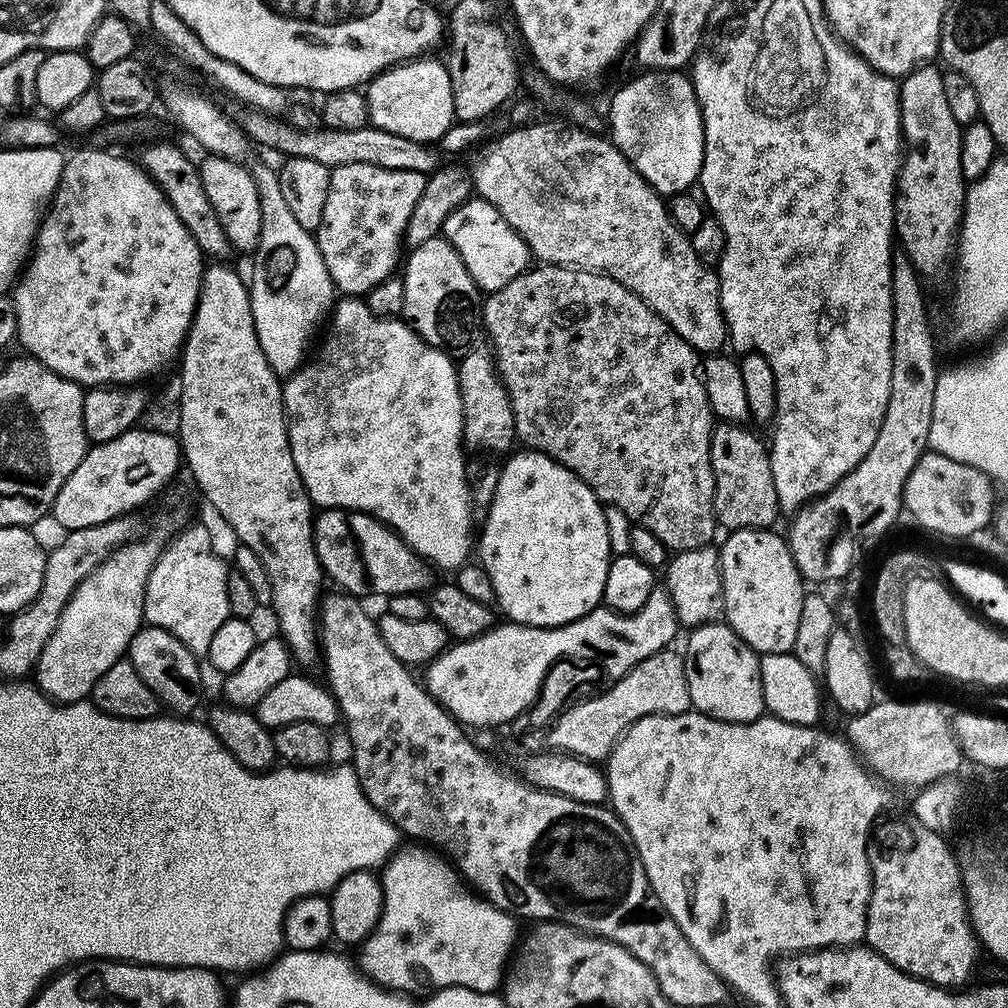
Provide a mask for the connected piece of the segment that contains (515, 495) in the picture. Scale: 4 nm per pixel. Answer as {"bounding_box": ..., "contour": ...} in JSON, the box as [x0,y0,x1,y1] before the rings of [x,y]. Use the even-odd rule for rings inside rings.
{"bounding_box":[478,450,614,628],"contour":[[[520,450],[507,457],[508,461],[503,461],[500,477],[498,478],[497,489],[491,504],[486,509],[488,517],[484,520],[484,529],[478,532],[478,552],[480,548],[479,563],[483,565],[490,582],[493,584],[493,594],[495,603],[500,603],[500,608],[505,612],[507,619],[514,624],[529,624],[531,628],[557,628],[563,624],[574,622],[582,618],[587,612],[601,607],[604,598],[604,587],[606,586],[606,570],[608,561],[614,555],[612,540],[608,537],[608,520],[604,517],[605,505],[600,503],[600,499],[586,486],[586,482],[578,479],[566,466],[562,466],[554,458],[550,458],[544,452],[534,452],[531,450]]]}

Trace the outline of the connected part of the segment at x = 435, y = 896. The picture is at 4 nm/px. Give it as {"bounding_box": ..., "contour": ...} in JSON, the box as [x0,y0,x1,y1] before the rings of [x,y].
{"bounding_box":[359,846,518,994],"contour":[[[428,846],[412,847],[416,848],[401,847],[382,869],[384,905],[378,926],[359,945],[360,971],[373,984],[397,994],[412,994],[408,992],[420,992],[423,988],[469,988],[495,993],[518,944],[517,921],[473,891],[439,851]]]}

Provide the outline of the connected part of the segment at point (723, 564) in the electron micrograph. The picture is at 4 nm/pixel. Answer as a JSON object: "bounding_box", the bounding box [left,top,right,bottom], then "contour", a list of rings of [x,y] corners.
{"bounding_box":[718,528,806,654],"contour":[[[738,528],[727,533],[728,536],[724,540],[724,545],[719,545],[718,555],[720,558],[720,581],[722,582],[722,590],[724,591],[724,615],[728,627],[732,628],[738,634],[738,638],[742,638],[742,642],[746,642],[758,654],[782,654],[783,652],[791,652],[794,646],[794,637],[798,634],[798,618],[802,611],[802,602],[806,595],[806,584],[802,579],[798,566],[792,557],[792,551],[788,548],[787,539],[783,535],[780,536],[776,530],[766,528]]]}

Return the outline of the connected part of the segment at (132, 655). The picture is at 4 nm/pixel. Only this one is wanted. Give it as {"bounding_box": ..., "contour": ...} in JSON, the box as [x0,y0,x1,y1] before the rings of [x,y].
{"bounding_box":[126,626,201,718],"contour":[[[141,626],[130,642],[126,659],[134,666],[138,678],[150,686],[152,693],[169,713],[180,718],[188,718],[195,713],[192,711],[200,704],[201,661],[174,634],[162,628]]]}

